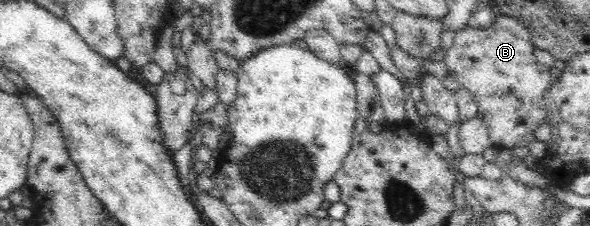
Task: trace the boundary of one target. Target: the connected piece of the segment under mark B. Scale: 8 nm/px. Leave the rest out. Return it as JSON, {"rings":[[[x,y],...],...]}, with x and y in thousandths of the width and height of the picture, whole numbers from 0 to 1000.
{"rings":[[[847,71],[831,124],[785,124],[768,164],[753,279],[758,332],[768,336],[792,394],[808,460],[808,522],[815,522],[834,650],[893,650],[910,619],[907,580],[917,544],[932,553],[925,412],[941,363],[932,305],[912,279],[897,133],[876,88]]]}

